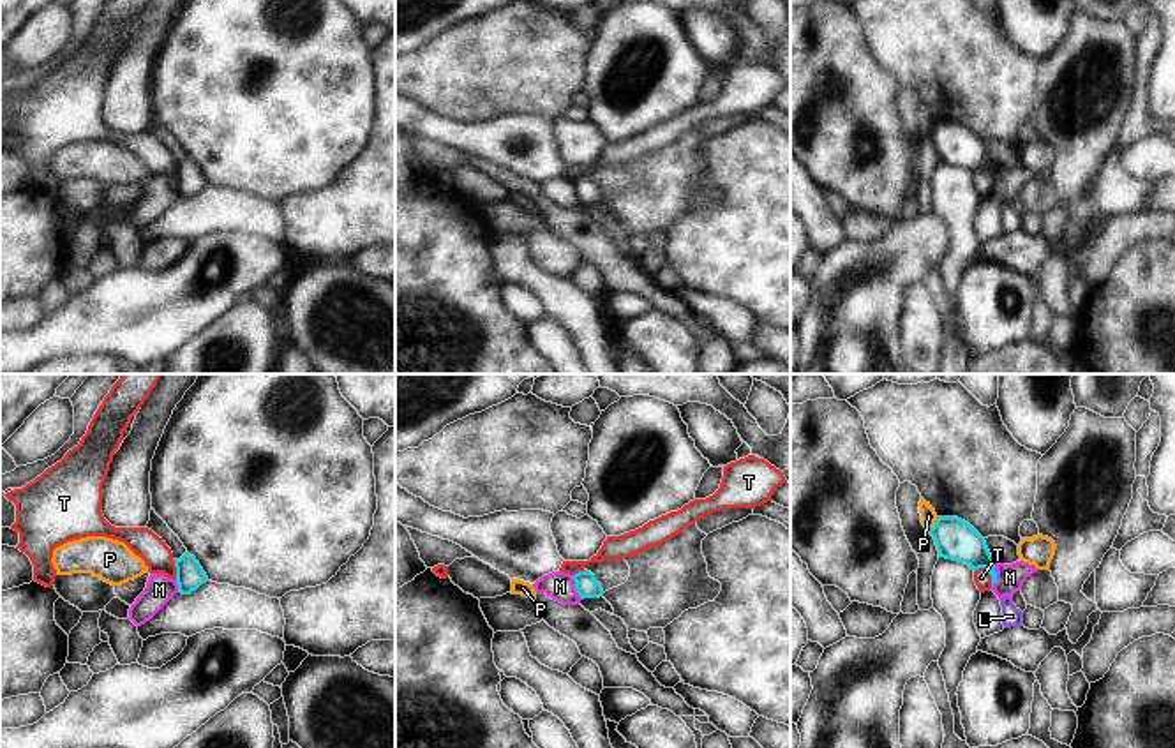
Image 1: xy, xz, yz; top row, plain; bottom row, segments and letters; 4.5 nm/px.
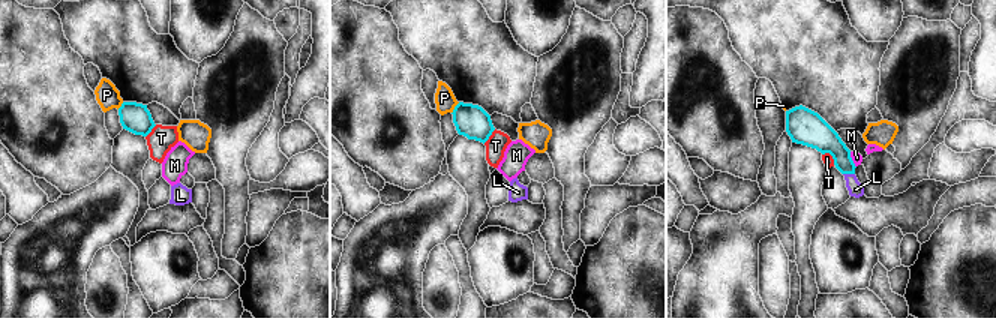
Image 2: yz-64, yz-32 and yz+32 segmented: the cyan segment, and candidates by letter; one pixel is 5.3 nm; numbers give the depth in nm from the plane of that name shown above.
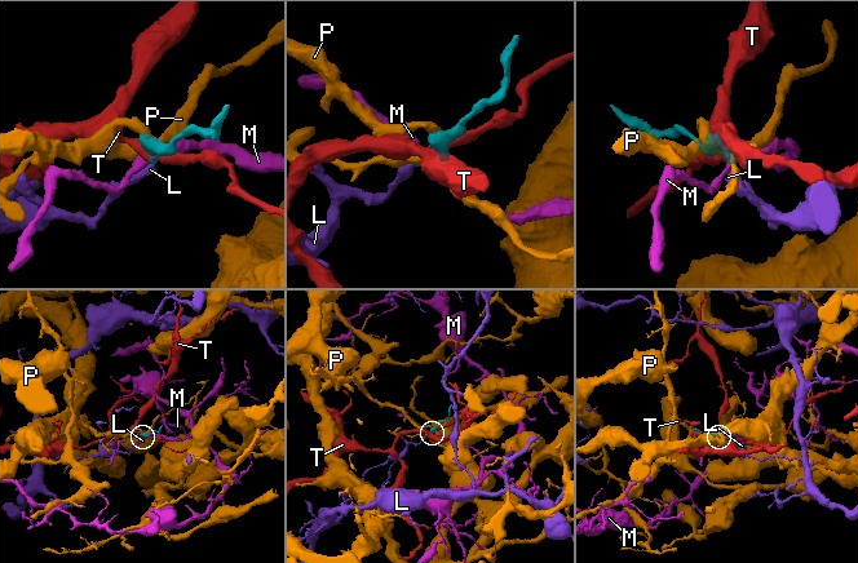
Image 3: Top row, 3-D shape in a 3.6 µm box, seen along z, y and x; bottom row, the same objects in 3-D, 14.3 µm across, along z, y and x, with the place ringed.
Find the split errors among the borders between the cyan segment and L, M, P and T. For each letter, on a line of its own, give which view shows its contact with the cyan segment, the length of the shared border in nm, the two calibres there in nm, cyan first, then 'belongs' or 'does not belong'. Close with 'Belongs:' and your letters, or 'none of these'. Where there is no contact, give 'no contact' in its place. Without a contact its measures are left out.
L: meets cyan in yz; contact 40 nm long; 190 nm thick on the cyan side, 20 nm on the other; belongs
M: meets cyan in xz; contact 130 nm long; 100 nm thick on the cyan side, 140 nm on the other; does not belong
P: meets cyan in yz; contact 80 nm long; 190 nm thick on the cyan side, 70 nm on the other; does not belong
T: meets cyan in yz; contact 120 nm long; 190 nm thick on the cyan side, 80 nm on the other; does not belong
Belongs: L

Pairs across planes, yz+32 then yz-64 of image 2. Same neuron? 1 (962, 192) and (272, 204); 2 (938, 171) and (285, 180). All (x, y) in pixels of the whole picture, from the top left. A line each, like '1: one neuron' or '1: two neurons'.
1: one neuron
2: two neurons

